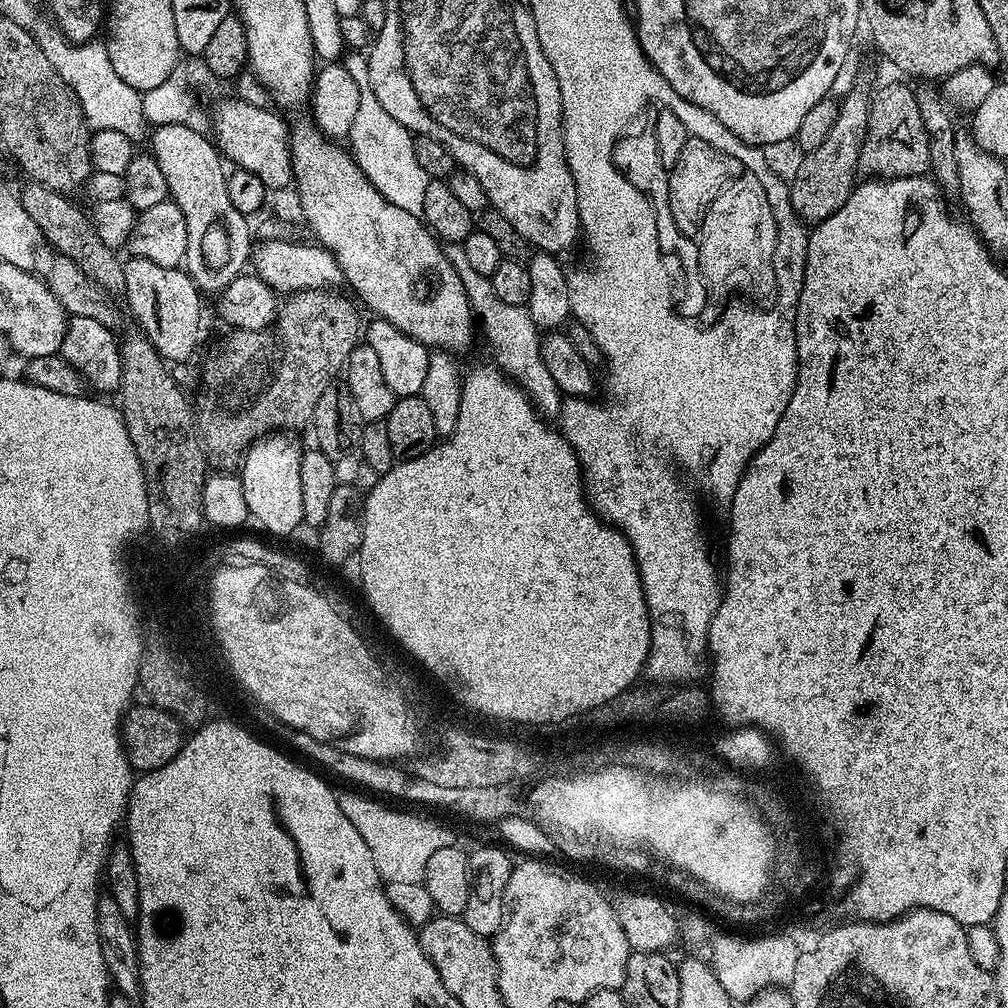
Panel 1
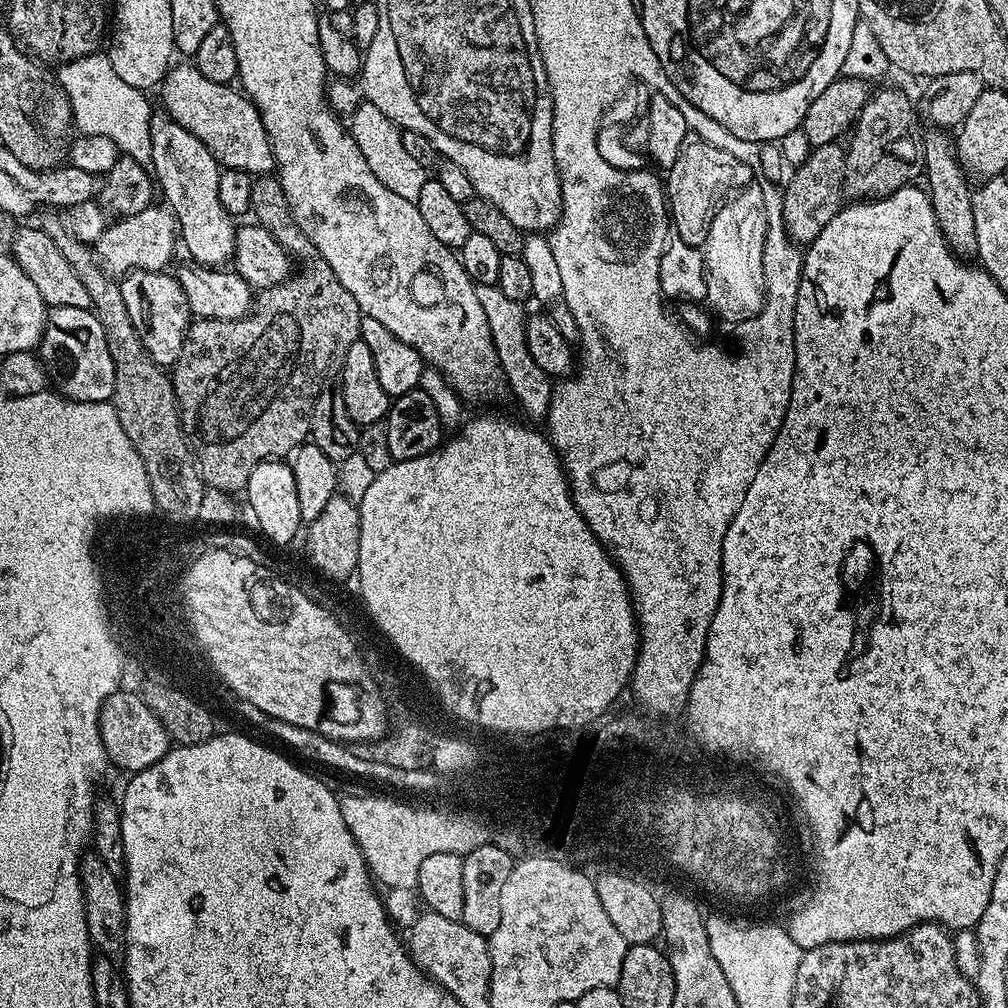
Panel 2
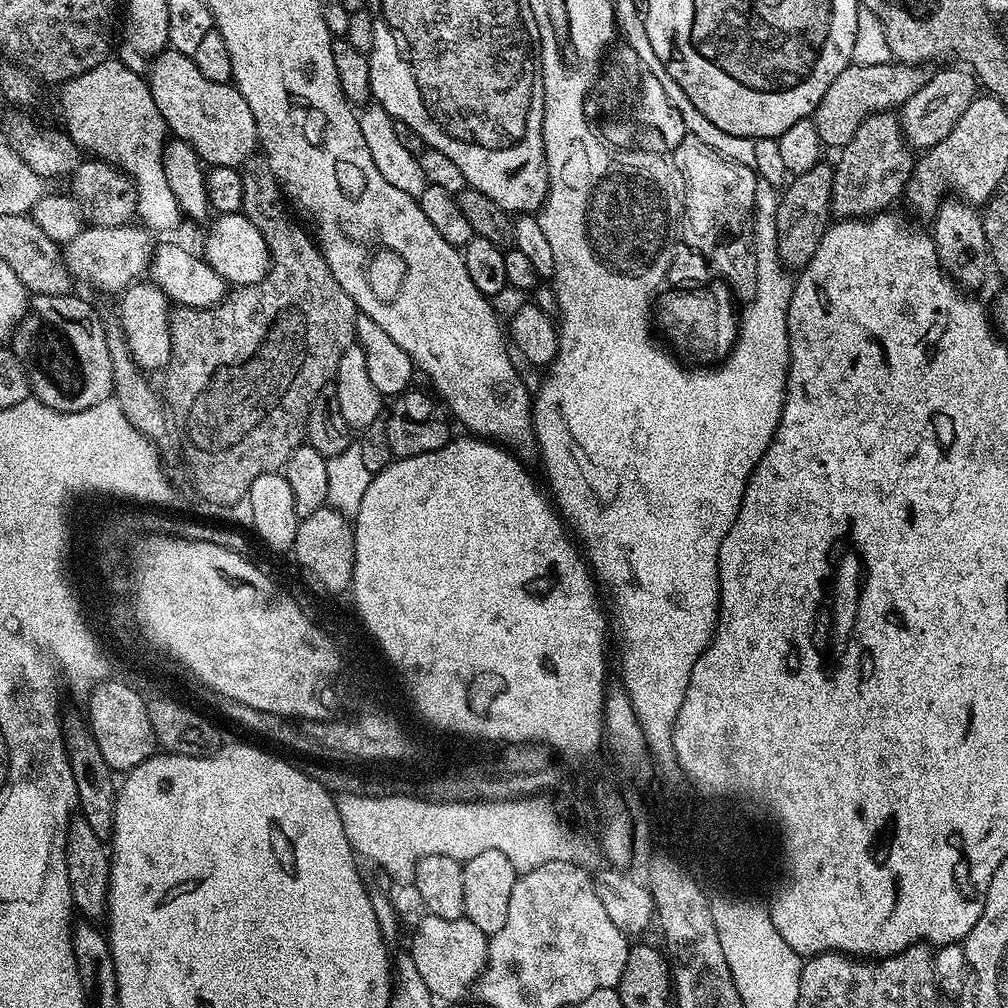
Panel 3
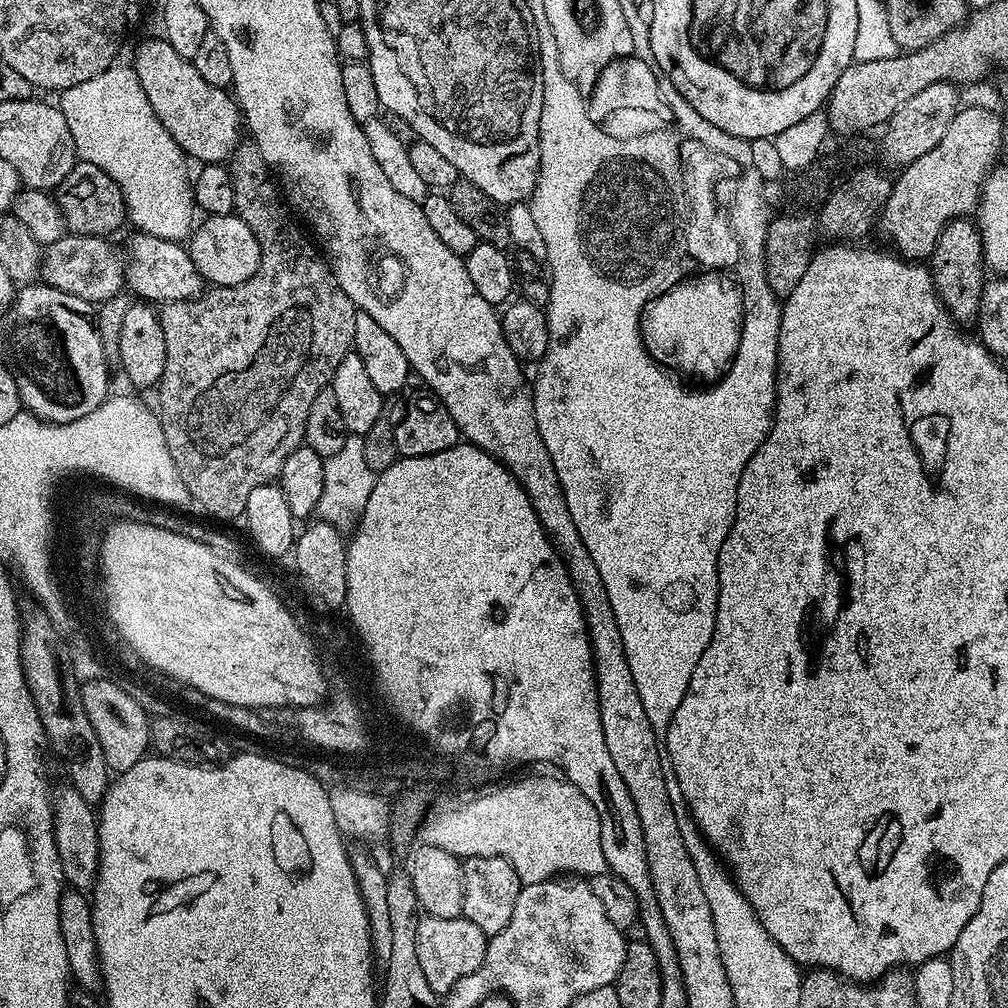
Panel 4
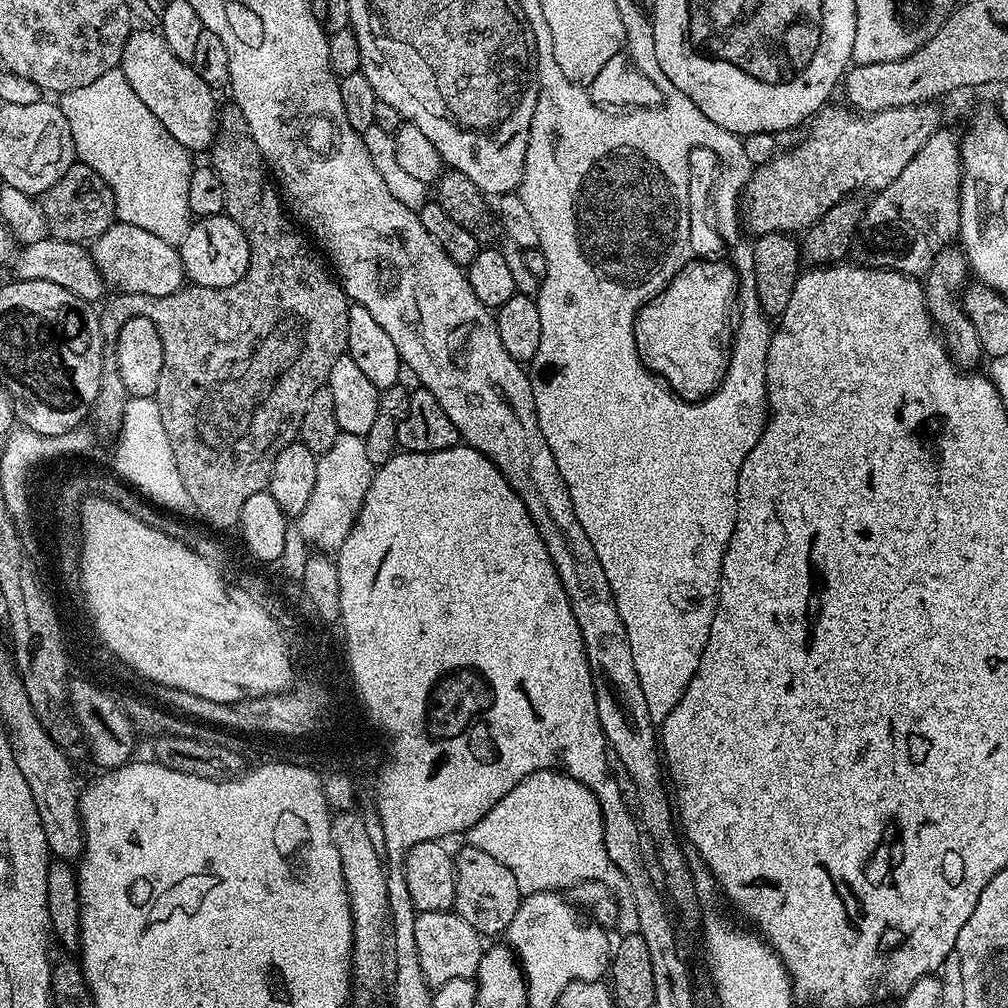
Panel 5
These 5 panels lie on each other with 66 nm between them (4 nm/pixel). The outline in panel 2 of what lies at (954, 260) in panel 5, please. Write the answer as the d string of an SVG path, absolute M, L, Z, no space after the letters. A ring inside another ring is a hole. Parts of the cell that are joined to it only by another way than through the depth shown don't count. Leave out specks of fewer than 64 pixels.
M928 130L923 133L922 139L924 142L924 176L926 181L928 180L926 188L932 197L934 218L955 256L975 257L978 250L978 237L974 232L972 188L970 183L968 184L969 177L956 158L953 137L944 130Z

